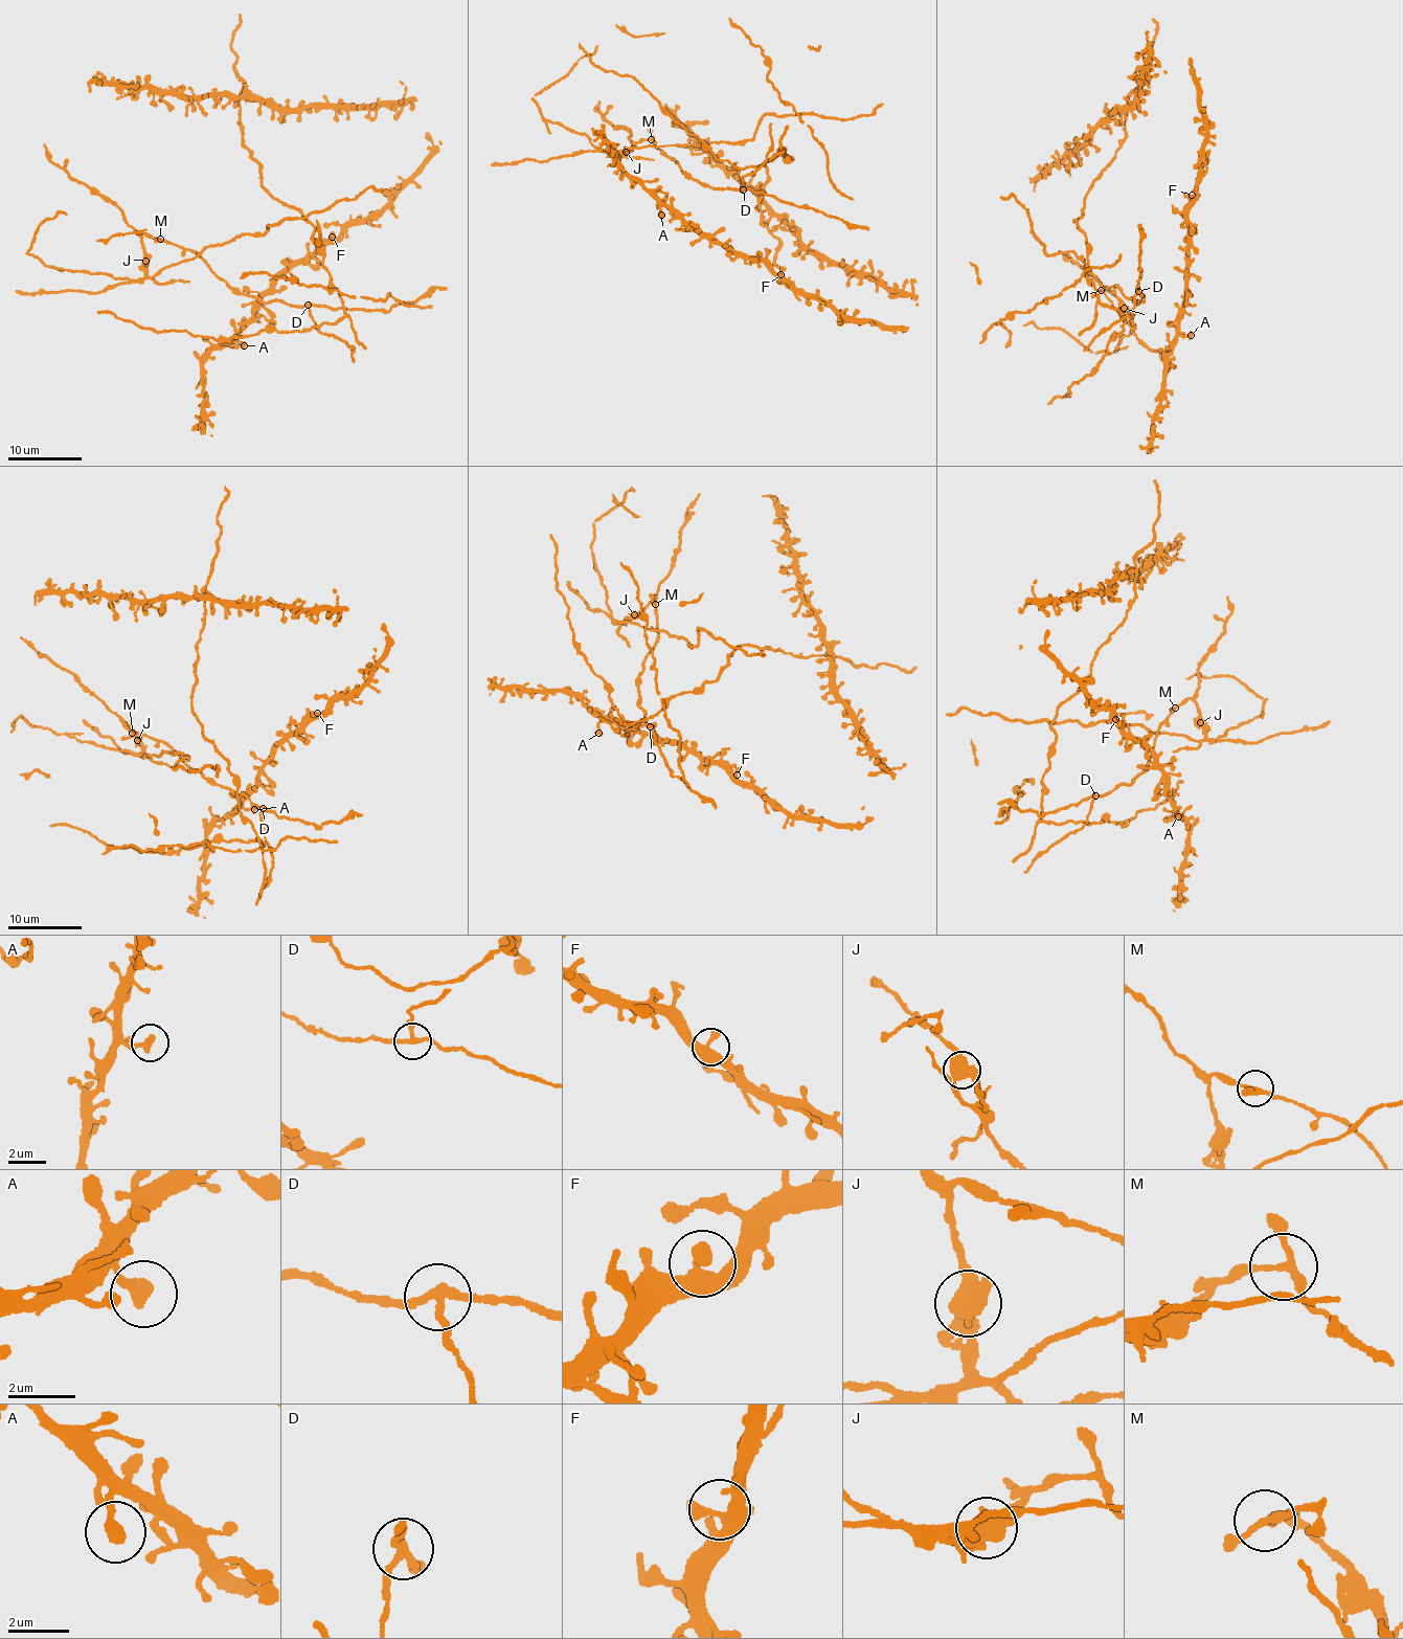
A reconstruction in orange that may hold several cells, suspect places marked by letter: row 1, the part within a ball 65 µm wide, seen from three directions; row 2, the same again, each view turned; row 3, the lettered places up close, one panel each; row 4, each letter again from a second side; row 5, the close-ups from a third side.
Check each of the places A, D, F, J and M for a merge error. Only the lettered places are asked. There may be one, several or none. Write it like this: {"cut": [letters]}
{"cut": ["D", "J"]}

